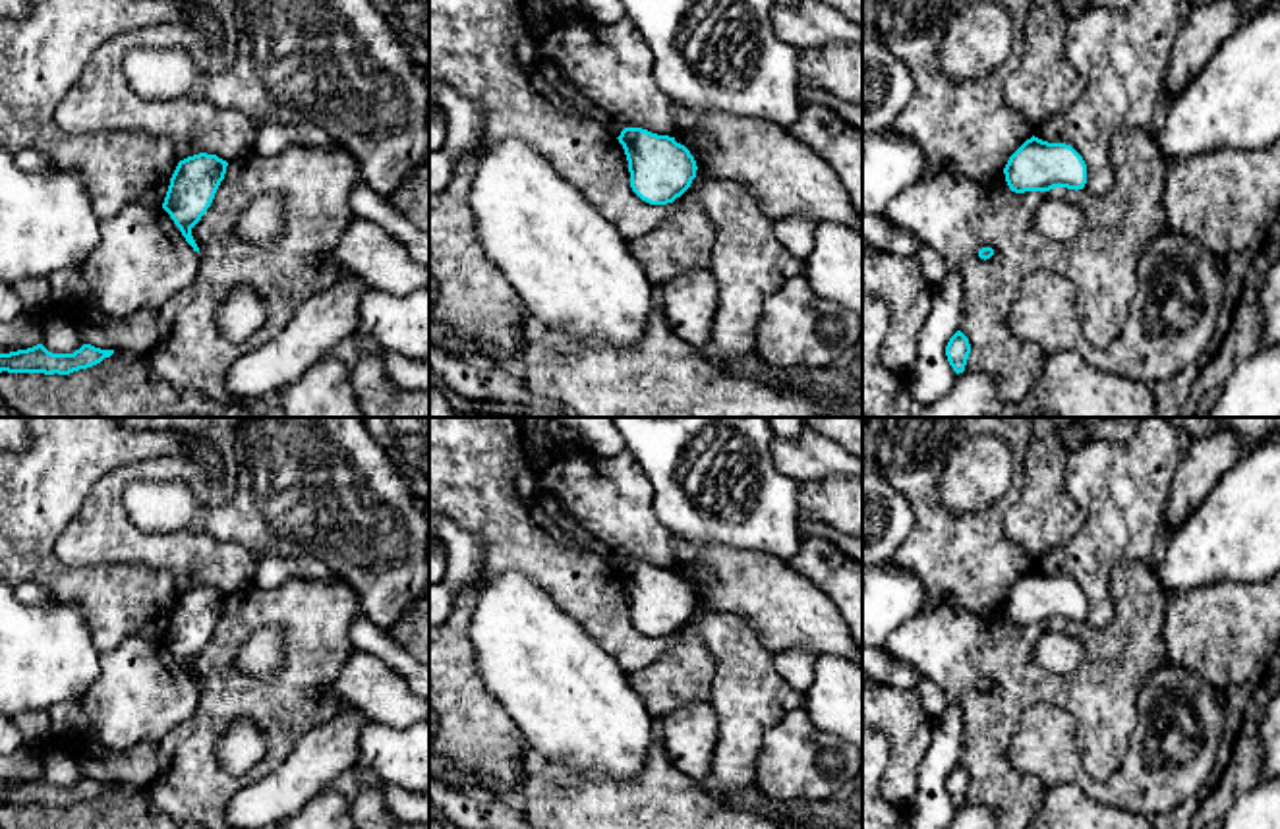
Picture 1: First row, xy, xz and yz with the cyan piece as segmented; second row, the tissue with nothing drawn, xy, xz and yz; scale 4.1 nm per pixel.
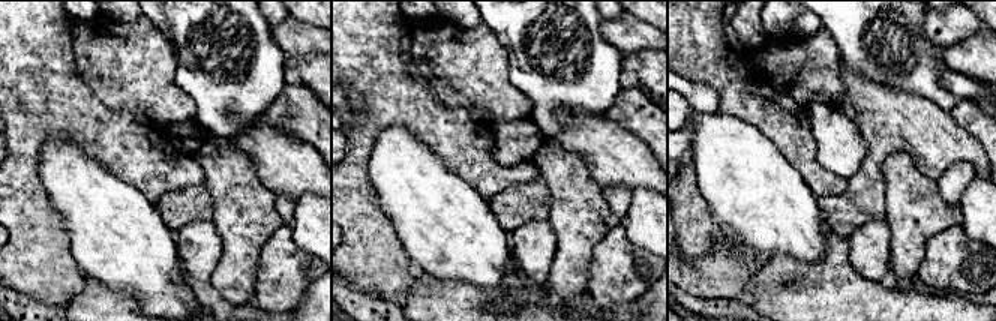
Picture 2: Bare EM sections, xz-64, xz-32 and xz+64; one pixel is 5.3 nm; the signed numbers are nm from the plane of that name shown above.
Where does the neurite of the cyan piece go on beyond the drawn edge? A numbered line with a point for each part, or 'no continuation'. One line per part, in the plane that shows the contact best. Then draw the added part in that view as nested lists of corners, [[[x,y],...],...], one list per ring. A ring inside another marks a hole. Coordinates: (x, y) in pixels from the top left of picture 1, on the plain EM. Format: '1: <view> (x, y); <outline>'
no continuation

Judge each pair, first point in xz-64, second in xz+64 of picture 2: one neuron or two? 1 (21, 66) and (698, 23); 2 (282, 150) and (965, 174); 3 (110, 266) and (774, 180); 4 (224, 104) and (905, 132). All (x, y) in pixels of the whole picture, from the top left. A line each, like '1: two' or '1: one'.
1: one
2: two
3: one
4: two

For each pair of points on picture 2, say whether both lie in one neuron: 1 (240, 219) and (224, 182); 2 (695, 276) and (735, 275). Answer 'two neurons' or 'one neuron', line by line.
1: one neuron
2: one neuron

